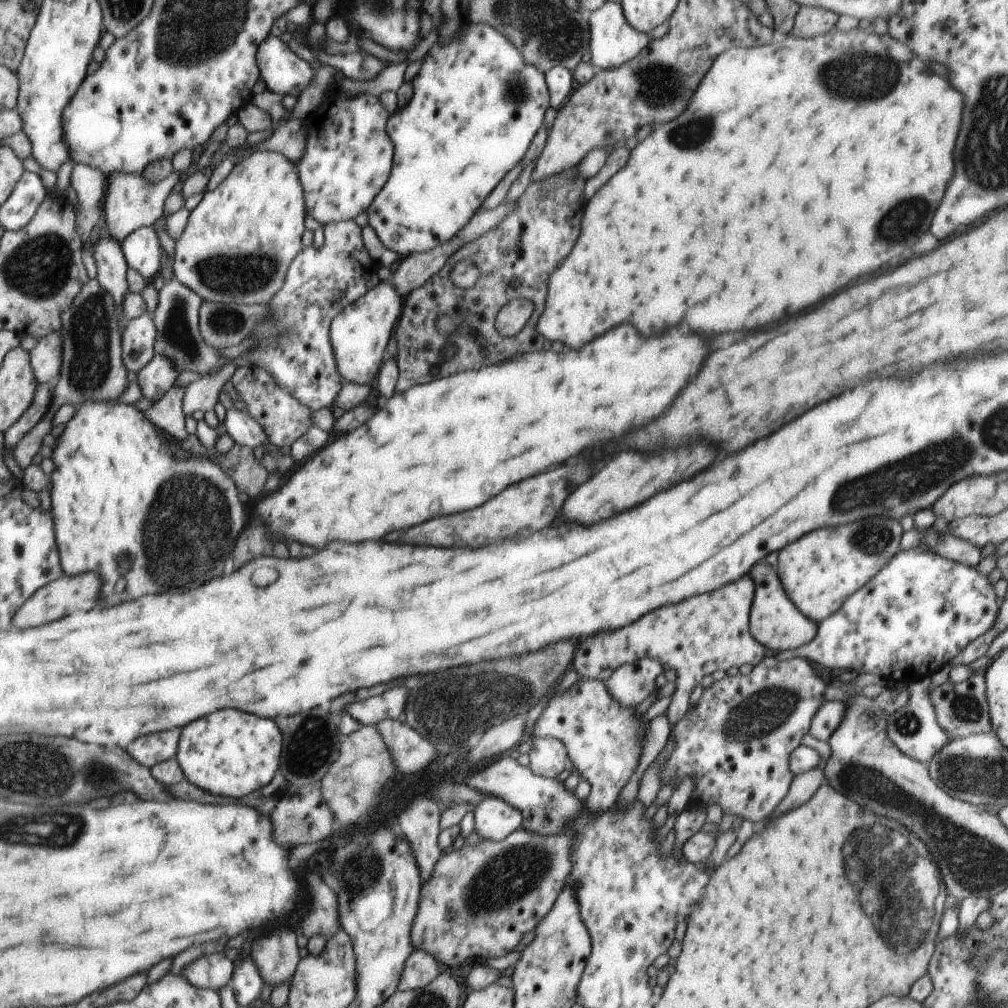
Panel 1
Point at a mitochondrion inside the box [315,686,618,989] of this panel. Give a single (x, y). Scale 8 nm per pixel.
(506, 879)

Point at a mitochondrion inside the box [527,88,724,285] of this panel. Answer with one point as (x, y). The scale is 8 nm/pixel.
(692, 134)

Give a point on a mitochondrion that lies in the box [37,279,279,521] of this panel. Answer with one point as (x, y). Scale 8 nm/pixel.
(89, 327)

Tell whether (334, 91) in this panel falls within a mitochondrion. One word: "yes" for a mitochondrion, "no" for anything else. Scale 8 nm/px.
no

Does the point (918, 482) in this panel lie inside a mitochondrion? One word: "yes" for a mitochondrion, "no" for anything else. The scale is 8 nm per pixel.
yes

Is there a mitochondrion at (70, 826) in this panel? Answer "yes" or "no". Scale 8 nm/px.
yes

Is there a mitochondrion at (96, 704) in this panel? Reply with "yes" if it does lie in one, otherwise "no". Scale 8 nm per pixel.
no

